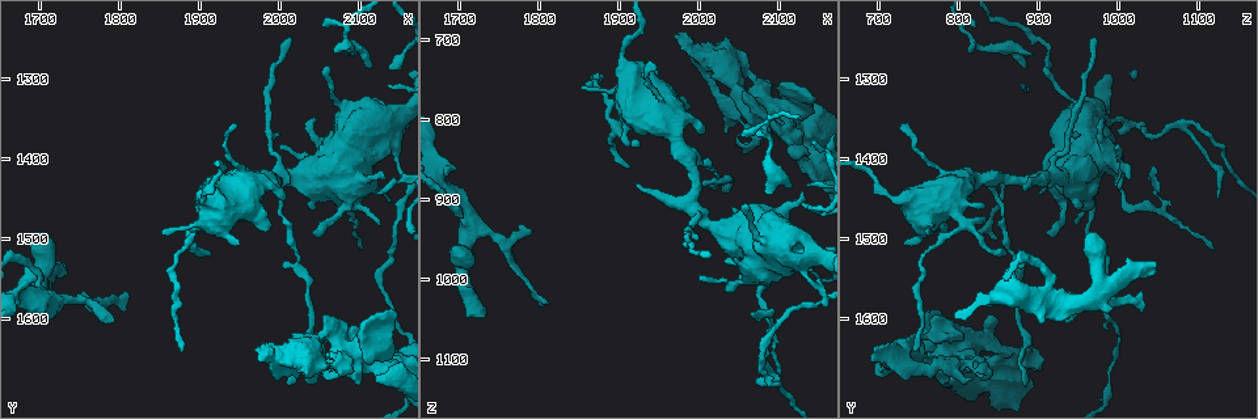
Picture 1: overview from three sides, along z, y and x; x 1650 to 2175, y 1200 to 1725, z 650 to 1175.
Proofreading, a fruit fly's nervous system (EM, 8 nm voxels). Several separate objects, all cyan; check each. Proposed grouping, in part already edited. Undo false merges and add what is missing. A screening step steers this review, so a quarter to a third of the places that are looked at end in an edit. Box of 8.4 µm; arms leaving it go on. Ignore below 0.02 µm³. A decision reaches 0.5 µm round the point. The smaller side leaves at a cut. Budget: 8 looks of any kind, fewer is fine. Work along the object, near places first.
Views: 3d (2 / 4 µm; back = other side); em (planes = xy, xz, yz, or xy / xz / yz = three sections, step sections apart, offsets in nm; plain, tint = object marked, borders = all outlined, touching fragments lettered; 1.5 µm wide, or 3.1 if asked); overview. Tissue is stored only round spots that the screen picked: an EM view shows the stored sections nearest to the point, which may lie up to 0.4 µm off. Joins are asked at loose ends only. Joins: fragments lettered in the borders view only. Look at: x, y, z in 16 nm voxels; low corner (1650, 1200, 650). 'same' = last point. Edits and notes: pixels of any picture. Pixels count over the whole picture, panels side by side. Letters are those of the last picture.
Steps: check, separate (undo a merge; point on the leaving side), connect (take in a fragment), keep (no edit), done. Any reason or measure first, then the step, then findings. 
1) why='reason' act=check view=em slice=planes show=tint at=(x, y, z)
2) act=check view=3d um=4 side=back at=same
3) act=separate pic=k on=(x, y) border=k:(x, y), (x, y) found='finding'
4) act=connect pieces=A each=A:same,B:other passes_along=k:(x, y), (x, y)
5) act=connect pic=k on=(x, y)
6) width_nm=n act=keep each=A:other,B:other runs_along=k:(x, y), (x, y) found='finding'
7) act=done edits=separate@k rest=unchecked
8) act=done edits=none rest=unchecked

why='an open end' act=check view=em slice=planes show=borders at=(2035, 1670, 705)

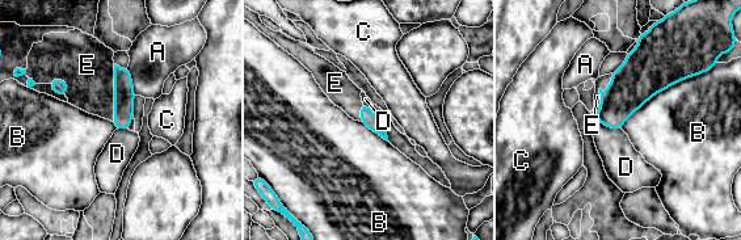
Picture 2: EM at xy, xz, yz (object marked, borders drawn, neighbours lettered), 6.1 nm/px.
act=connect pieces=E each=A:other,B:other,C:other,D:other,E:same passes_along=2:(123, 92), (114, 93), (87, 64) found='it goes on there'

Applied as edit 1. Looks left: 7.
why='branch stops here' act=check view=em slice=planes show=borders at=(1725, 1530, 1045)

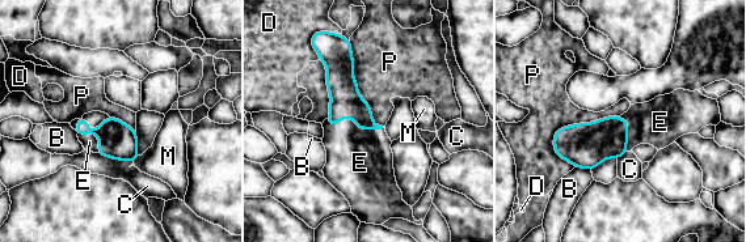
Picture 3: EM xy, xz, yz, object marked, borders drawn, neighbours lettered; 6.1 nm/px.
act=connect pieces=E each=B:other,C:other,D:other,E:same,M:other,P:other found='it goes on there'

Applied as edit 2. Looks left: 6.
why='see it whole again' act=check view=overview

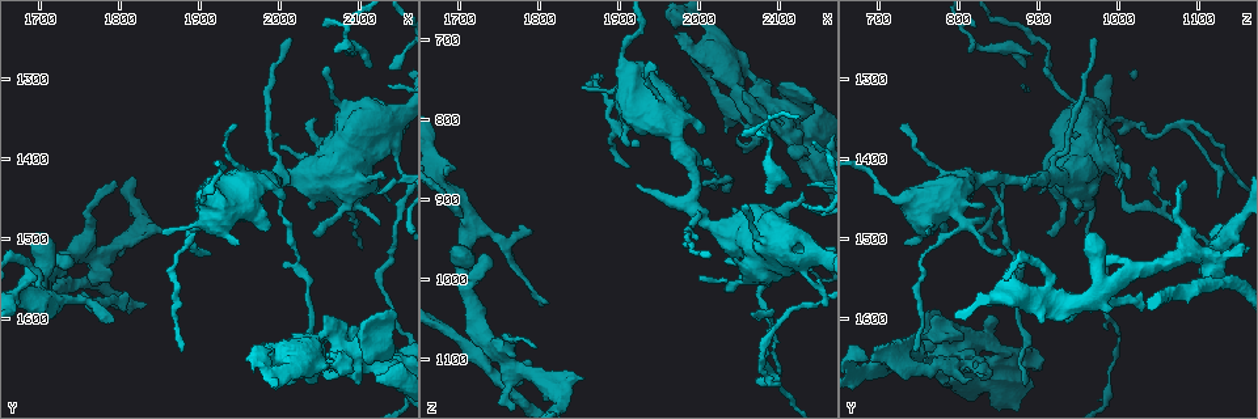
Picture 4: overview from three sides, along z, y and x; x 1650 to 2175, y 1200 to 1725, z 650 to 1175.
why='free end' act=check view=em slice=planes show=borders at=(2035, 1675, 820)

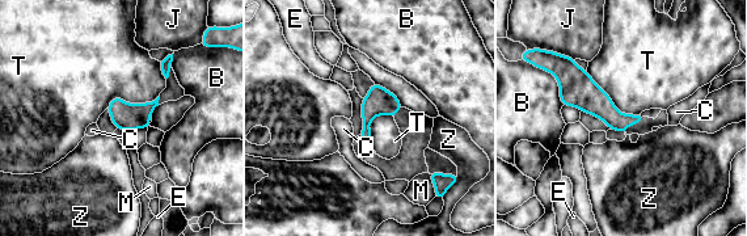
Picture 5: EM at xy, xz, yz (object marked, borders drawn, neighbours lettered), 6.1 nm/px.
act=keep each=B:other,C:other,E:other,J:other,M:other,T:other,Z:other border=5:(586, 70), (619, 110), (640, 114) found='none of them fits'

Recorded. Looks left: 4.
act=done edits=connect@2,connect@3 rest=unchecked

